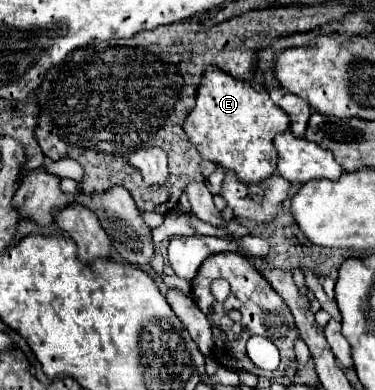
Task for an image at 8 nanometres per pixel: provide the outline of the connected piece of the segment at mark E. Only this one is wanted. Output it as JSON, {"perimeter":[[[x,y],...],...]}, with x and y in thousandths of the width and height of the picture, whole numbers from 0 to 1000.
{"perimeter":[[[544,172],[523,274],[496,300],[491,336],[544,408],[624,438],[651,469],[688,469],[736,438],[731,351],[763,336],[768,321],[768,295],[731,269],[715,233],[683,233],[667,213],[624,203],[576,172]]]}

